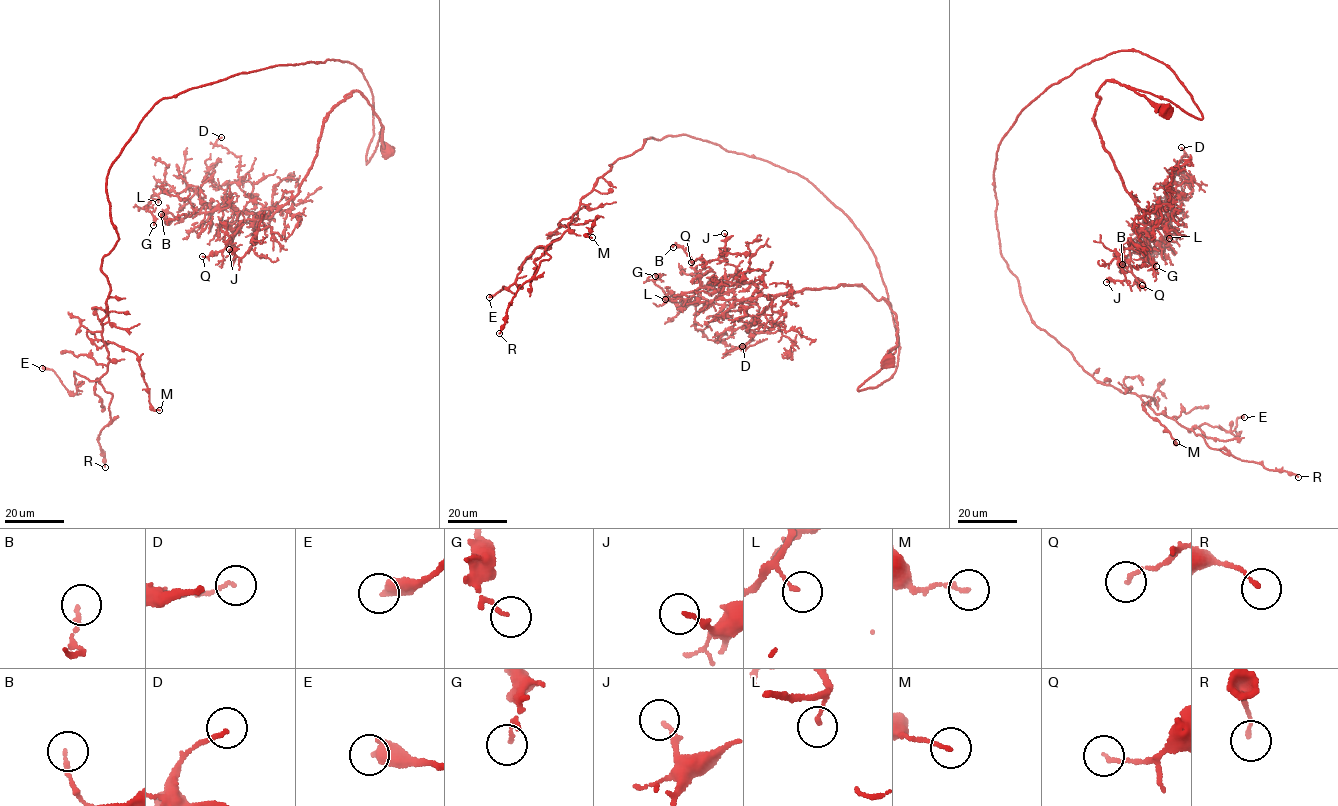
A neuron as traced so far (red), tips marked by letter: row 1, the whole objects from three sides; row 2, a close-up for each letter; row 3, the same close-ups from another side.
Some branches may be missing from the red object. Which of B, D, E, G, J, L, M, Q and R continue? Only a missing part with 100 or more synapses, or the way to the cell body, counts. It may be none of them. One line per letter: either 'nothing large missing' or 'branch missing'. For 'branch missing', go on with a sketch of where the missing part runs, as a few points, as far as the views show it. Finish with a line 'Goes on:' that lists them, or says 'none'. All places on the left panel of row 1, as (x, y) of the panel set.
B: nothing large missing
D: nothing large missing
E: nothing large missing
G: nothing large missing
J: nothing large missing
L: nothing large missing
M: nothing large missing
Q: nothing large missing
R: nothing large missing
Goes on: none

